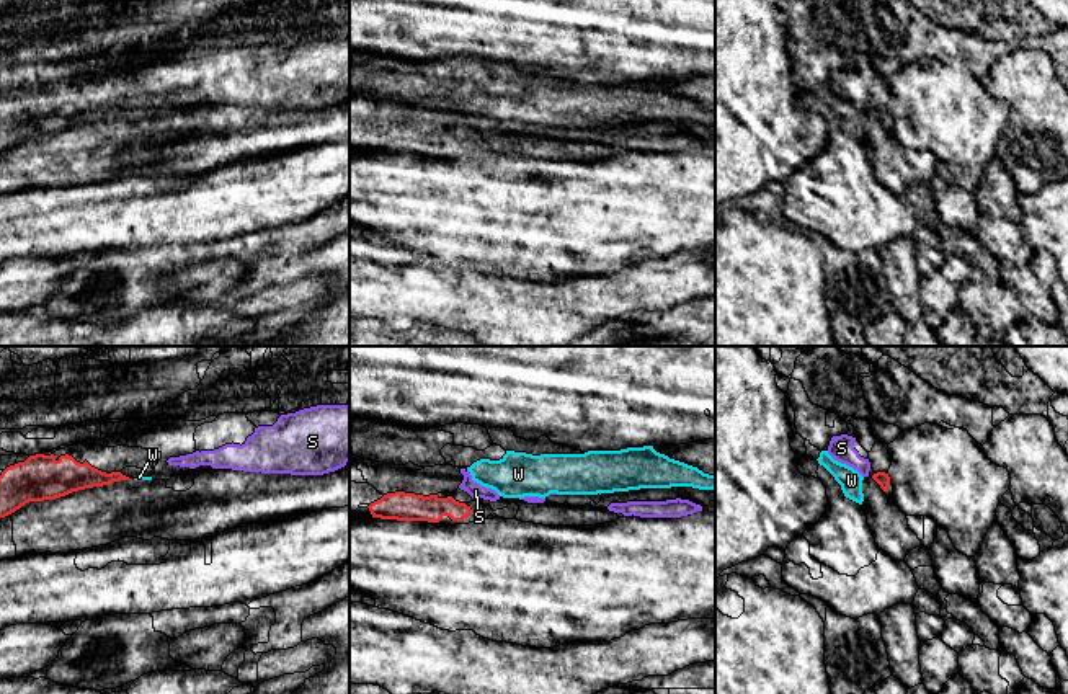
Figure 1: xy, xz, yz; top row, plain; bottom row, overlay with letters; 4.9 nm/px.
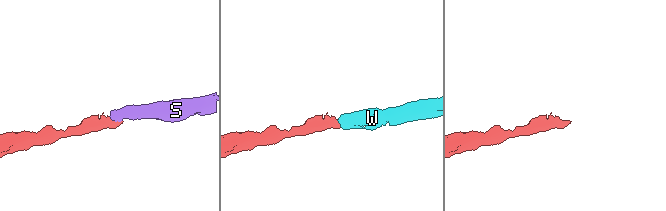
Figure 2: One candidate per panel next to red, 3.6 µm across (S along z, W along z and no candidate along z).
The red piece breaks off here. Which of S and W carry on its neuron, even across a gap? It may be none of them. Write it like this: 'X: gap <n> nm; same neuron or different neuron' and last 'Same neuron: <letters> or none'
S: gap 20 nm; same neuron
W: gap 50 nm; different neuron
Same neuron: S

